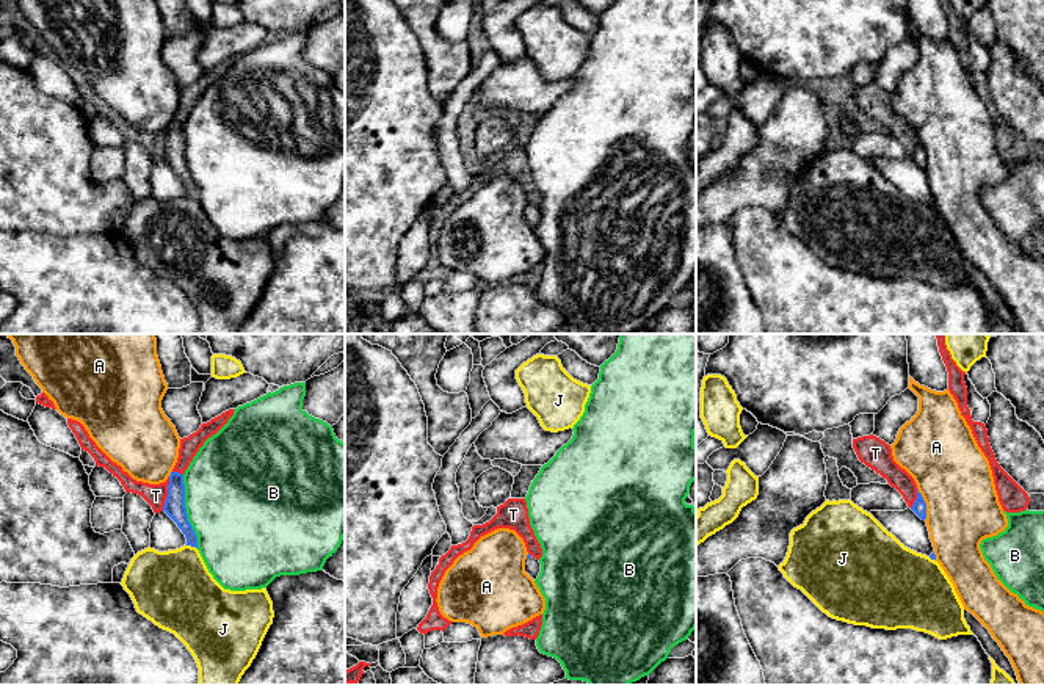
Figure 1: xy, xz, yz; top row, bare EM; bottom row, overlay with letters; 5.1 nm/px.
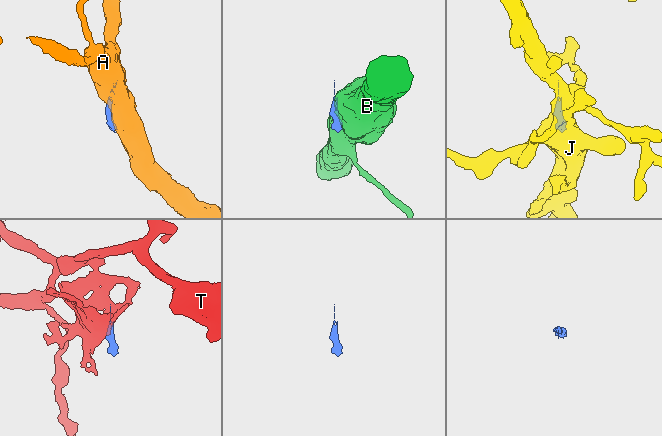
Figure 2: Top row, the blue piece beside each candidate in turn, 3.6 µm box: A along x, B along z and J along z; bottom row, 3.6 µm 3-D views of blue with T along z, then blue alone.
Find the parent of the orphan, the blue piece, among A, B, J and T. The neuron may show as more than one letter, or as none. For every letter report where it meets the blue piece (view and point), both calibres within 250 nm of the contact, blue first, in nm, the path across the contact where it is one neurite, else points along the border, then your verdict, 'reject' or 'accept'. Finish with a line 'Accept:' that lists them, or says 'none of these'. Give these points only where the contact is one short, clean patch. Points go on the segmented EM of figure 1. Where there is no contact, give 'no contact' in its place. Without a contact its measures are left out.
A: meets blue in yz at (925, 503); 70 nm thick on the blue side, 380 nm on the other; reject
B: meets blue in xy at (185, 511); 110 nm thick on the blue side, 480 nm on the other; reject
J: meets blue in xy at (192, 546); 110 nm thick on the blue side, 400 nm on the other; border along xy (187, 544), (196, 549); reject
T: meets blue in xy at (168, 494); 110 nm thick on the blue side, 110 nm on the other; border along xy (170, 477), (166, 500), (162, 510); reject
Accept: none of these

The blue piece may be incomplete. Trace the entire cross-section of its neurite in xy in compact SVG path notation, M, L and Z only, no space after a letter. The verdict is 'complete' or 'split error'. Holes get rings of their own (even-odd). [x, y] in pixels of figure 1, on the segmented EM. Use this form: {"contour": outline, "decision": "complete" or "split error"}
{"contour": "M171 472L168 484L168 497L163 511L177 524L187 538L187 545L198 549L198 536L188 522L185 508L185 484L183 475L179 472Z", "decision": "complete"}

